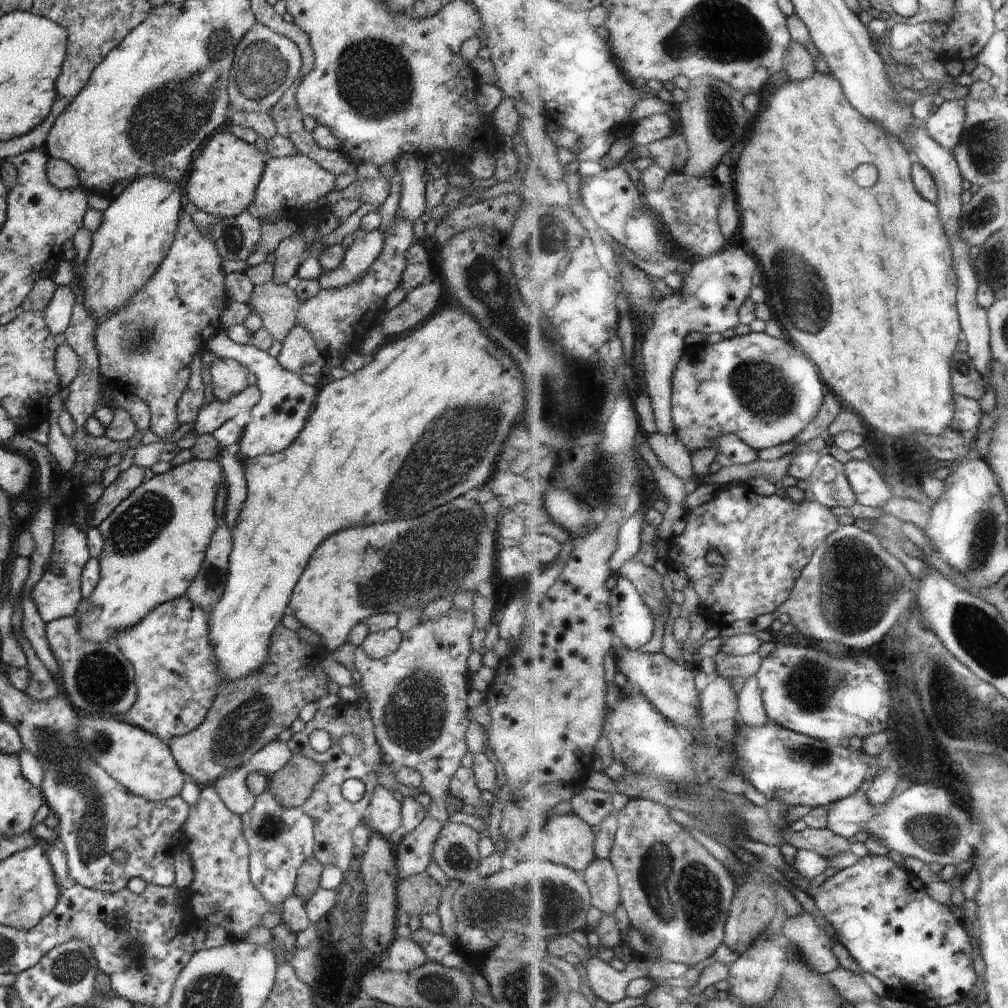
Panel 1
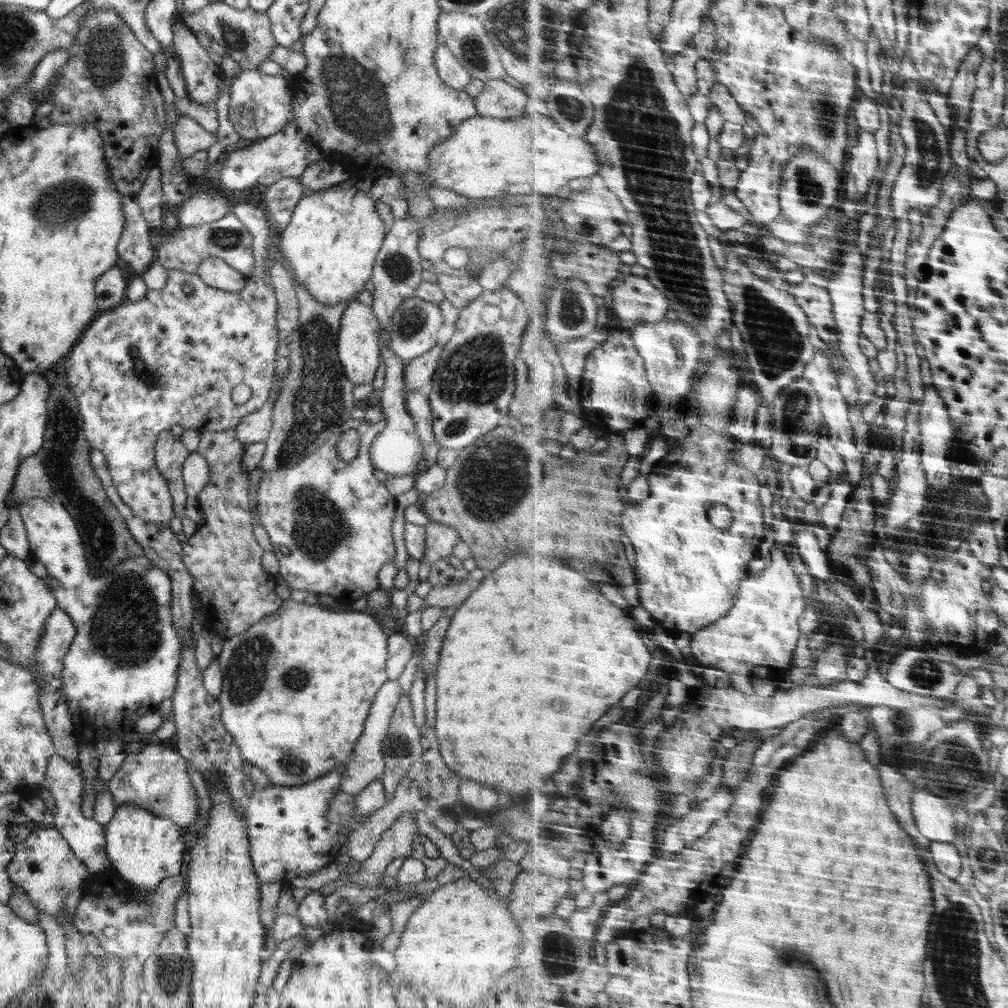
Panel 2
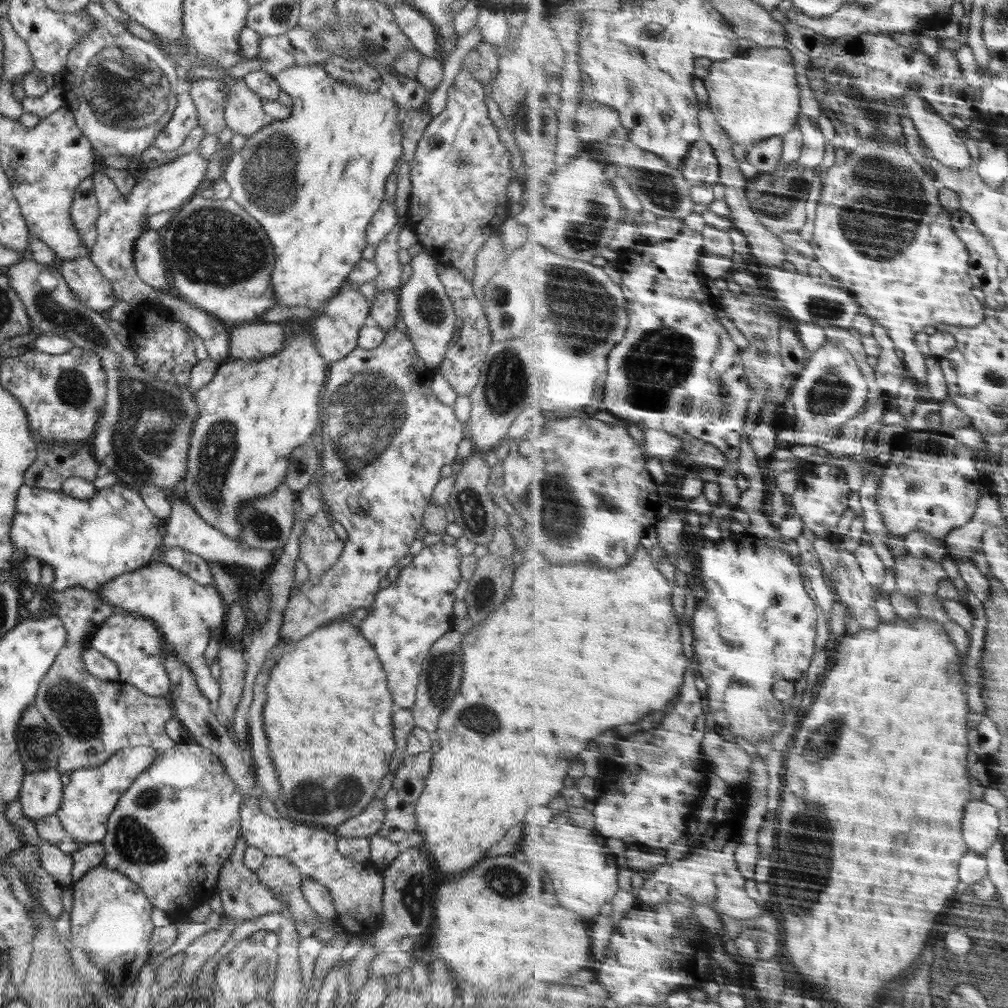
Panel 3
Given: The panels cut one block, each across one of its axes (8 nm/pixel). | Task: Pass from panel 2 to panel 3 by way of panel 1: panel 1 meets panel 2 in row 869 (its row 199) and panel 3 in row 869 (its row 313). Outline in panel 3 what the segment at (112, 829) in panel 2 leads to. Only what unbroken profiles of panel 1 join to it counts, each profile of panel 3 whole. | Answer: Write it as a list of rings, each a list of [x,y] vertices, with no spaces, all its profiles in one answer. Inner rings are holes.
[[[104,864],[88,870],[71,887],[74,890],[70,914],[72,944],[89,953],[90,961],[104,970],[116,990],[133,985],[150,956],[150,937],[155,928],[150,917],[152,903],[140,885]]]

